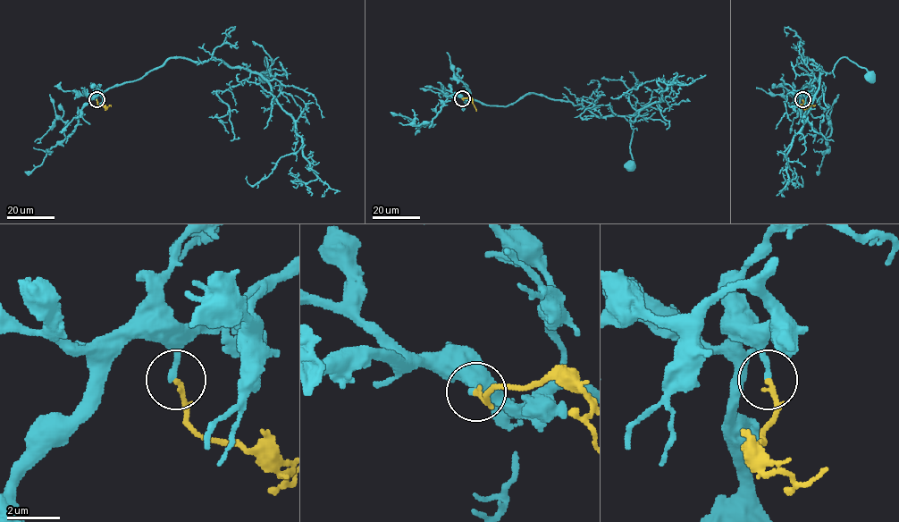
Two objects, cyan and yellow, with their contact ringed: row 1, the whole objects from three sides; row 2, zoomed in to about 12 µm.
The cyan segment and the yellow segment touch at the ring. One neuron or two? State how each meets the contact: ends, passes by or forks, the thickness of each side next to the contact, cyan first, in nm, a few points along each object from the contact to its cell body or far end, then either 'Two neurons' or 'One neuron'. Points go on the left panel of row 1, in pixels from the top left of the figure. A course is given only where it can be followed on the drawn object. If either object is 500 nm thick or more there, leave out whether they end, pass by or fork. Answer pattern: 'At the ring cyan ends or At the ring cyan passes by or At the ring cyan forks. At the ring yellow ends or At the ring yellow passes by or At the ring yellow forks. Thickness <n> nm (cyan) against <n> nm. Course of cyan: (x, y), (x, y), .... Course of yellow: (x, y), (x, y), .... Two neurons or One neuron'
At the ring cyan ends. At the ring yellow ends. Thickness 240 nm (cyan) against 200 nm. Course of cyan: (96, 99), (109, 88), (141, 79), (171, 58), (222, 60), (258, 74), (267, 68), (265, 56), (264, 77). Course of yellow: (96, 99), (107, 108), (111, 105). Two neurons

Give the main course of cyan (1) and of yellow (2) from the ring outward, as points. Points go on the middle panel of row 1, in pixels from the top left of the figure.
1: (462, 98), (507, 106), (536, 94), (570, 101), (599, 116), (623, 115), (633, 130), (634, 167), (630, 165)
2: (462, 98), (470, 97), (476, 111)

